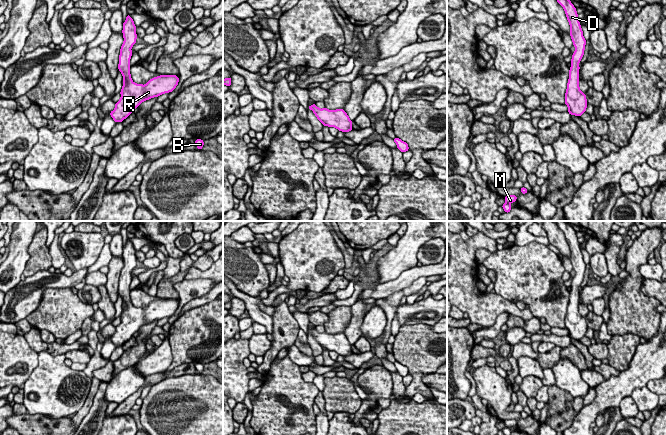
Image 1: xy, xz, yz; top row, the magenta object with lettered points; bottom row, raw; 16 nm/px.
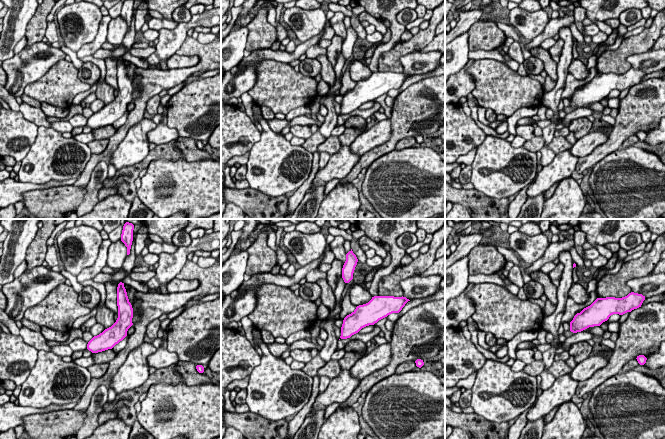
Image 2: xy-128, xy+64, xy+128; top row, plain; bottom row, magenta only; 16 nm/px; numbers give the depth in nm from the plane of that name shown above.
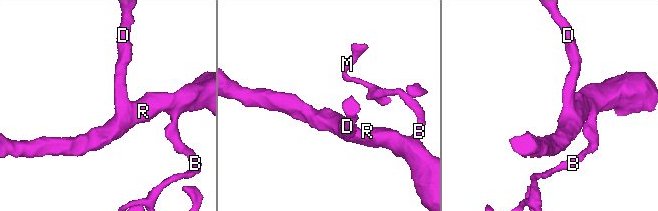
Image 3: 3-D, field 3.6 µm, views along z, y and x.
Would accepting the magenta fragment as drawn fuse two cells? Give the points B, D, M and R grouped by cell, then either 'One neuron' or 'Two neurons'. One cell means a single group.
Groups: B D M R. One neuron

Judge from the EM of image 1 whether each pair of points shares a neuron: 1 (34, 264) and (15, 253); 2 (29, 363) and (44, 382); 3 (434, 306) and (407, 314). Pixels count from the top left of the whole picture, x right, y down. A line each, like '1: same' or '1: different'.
1: different
2: different
3: same

